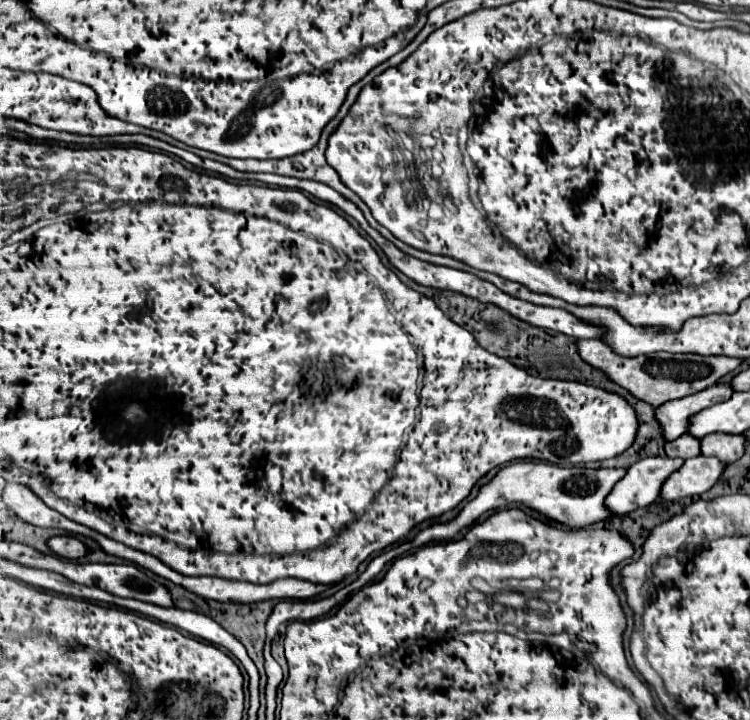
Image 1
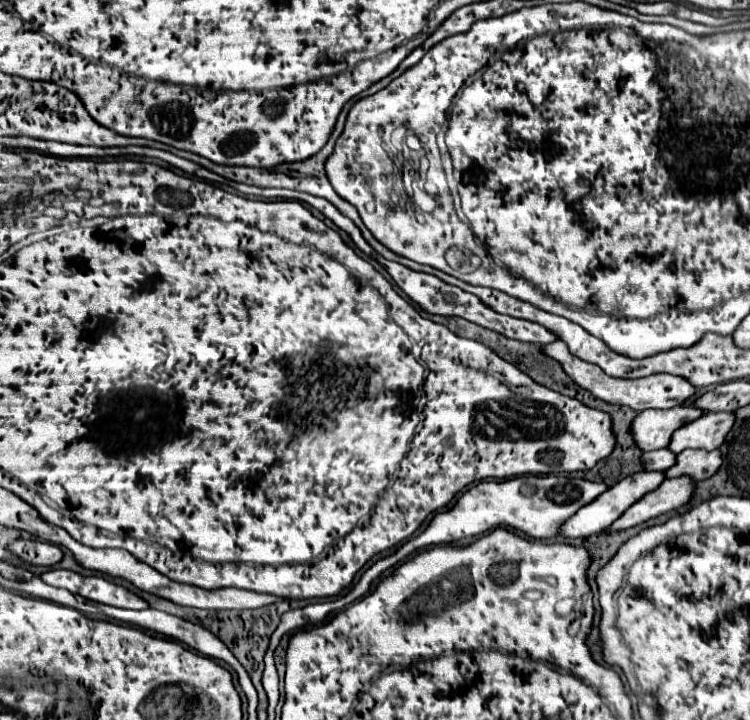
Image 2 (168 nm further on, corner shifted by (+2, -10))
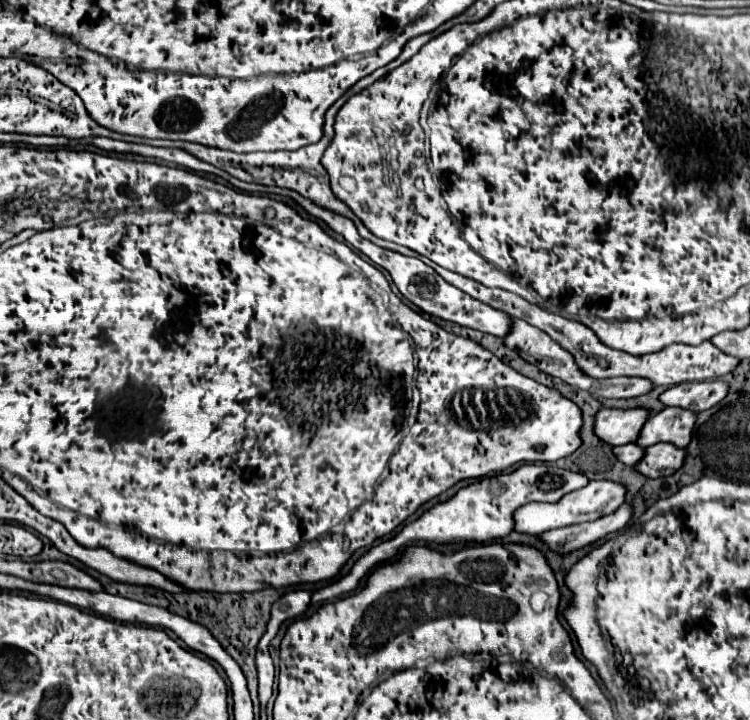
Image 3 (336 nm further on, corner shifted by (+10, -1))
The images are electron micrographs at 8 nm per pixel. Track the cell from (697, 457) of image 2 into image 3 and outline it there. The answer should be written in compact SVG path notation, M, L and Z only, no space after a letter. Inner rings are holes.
M661 442L661 444L645 448L645 456L635 466L635 470L647 478L671 476L685 464L685 456L687 456L685 448L677 448L675 444Z

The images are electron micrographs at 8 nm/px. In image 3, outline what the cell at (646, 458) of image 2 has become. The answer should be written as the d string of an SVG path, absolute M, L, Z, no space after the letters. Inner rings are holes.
M625 444L625 446L615 446L613 448L615 456L627 464L627 466L635 466L637 460L641 460L641 456L645 456L645 450L639 444Z

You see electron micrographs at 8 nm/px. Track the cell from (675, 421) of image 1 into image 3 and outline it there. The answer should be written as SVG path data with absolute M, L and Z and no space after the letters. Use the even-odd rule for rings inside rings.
M601 408L595 416L595 434L611 446L635 442L651 410L645 408Z

